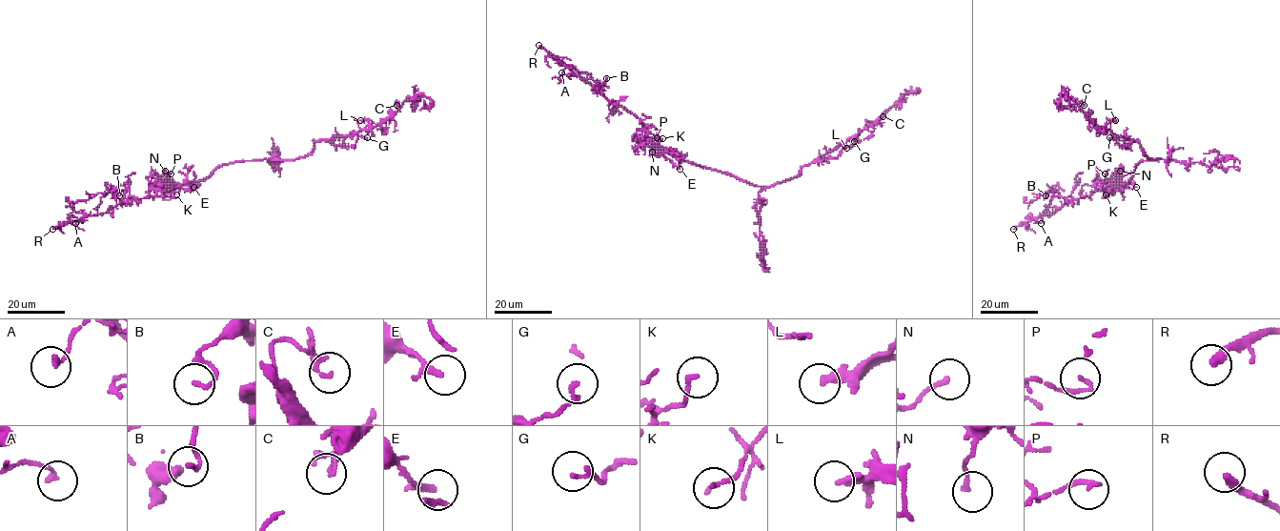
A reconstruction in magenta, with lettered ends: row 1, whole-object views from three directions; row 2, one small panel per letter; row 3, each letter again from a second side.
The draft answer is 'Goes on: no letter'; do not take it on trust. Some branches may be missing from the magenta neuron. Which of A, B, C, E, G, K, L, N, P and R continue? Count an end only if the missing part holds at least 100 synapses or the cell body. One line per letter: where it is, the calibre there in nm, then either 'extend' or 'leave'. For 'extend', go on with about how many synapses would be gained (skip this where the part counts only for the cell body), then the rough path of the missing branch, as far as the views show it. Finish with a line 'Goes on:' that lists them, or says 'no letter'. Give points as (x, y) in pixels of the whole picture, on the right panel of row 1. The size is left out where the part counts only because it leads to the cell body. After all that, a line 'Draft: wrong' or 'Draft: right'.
A: (1041, 223) | 190 nm | leave
B: (1046, 195) | 150 nm | leave
C: (1084, 105) | 90 nm | leave
E: (1136, 187) | 160 nm | leave
G: (1109, 137) | 180 nm | leave
K: (1106, 194) | 160 nm | leave
L: (1115, 120) | 320 nm | leave
N: (1120, 171) | 160 nm | leave
P: (1105, 173) | 120 nm | leave
R: (1013, 229) | 280 nm | extend | (1013, 229), (1006, 239), (1007, 253), (1020, 271), (1026, 275), (1035, 273), (1050, 282), (1053, 278)
Goes on: R
Draft: wrong

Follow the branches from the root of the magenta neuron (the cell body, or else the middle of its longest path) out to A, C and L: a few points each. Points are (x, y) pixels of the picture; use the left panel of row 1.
A: (246, 160), (220, 165), (192, 184), (164, 184), (152, 196), (128, 198), (104, 214), (86, 216), (75, 223)
C: (246, 160), (303, 156), (314, 148), (314, 141), (370, 131), (392, 115), (398, 108), (397, 101), (396, 105)
L: (246, 160), (294, 159), (308, 154), (314, 148), (314, 141), (351, 136), (370, 123), (360, 120)

